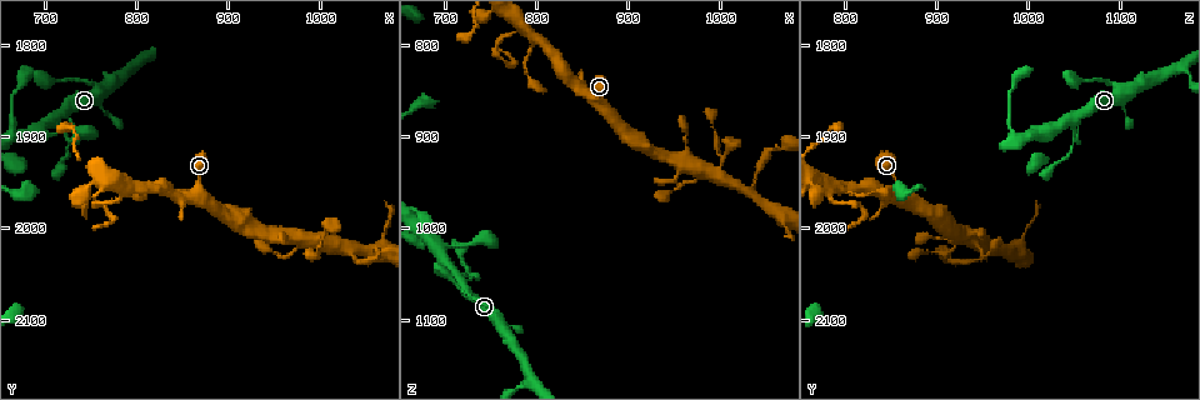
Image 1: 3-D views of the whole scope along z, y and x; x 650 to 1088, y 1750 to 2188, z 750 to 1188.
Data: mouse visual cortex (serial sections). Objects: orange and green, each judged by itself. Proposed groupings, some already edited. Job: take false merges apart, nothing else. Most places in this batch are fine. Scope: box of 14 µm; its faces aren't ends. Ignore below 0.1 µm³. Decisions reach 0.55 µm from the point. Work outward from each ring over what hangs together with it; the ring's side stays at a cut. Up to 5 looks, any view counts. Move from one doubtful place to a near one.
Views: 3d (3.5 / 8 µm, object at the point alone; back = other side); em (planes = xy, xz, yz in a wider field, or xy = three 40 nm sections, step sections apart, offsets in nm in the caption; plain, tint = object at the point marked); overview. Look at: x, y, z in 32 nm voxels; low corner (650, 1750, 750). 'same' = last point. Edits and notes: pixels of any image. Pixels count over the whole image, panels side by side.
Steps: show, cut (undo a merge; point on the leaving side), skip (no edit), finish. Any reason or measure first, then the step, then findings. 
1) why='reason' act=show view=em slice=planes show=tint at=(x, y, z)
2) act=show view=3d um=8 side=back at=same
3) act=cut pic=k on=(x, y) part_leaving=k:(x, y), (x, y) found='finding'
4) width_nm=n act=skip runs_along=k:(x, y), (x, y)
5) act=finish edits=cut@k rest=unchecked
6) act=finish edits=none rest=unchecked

why='three arms meet' act=show view=3d um=8 at=(795, 1825, 1170)

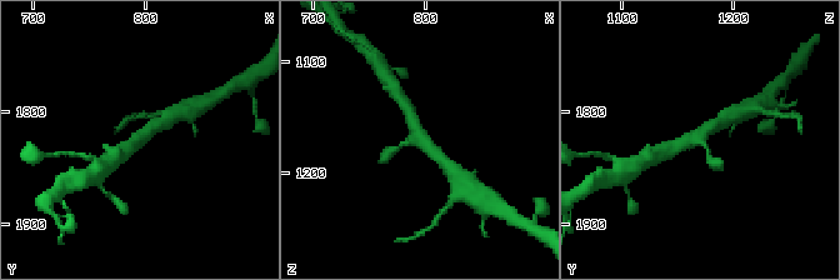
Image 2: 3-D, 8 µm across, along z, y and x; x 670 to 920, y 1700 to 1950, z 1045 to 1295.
why='need the tissue' act=show view=em slice=xy step=1 show=tint at=(792, 1826, 1164)

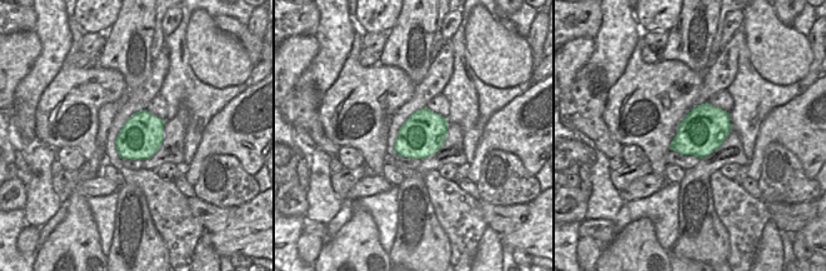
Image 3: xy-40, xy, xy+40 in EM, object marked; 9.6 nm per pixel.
width_nm=420 act=skip runs_along=2:(406, 105), (418, 136), (439, 159) found='one cell here'

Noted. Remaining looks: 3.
act=show view=3d um=3.5 at=(1030, 2020, 960)

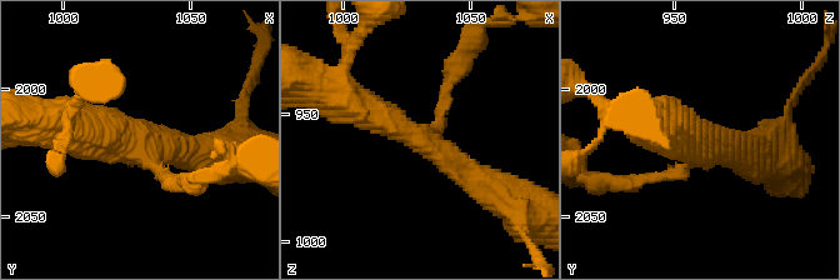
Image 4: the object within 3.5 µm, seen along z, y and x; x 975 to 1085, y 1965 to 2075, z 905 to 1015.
act=skip found='continuous, no second cell'

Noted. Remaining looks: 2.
act=finish edits=none rest=unchecked

